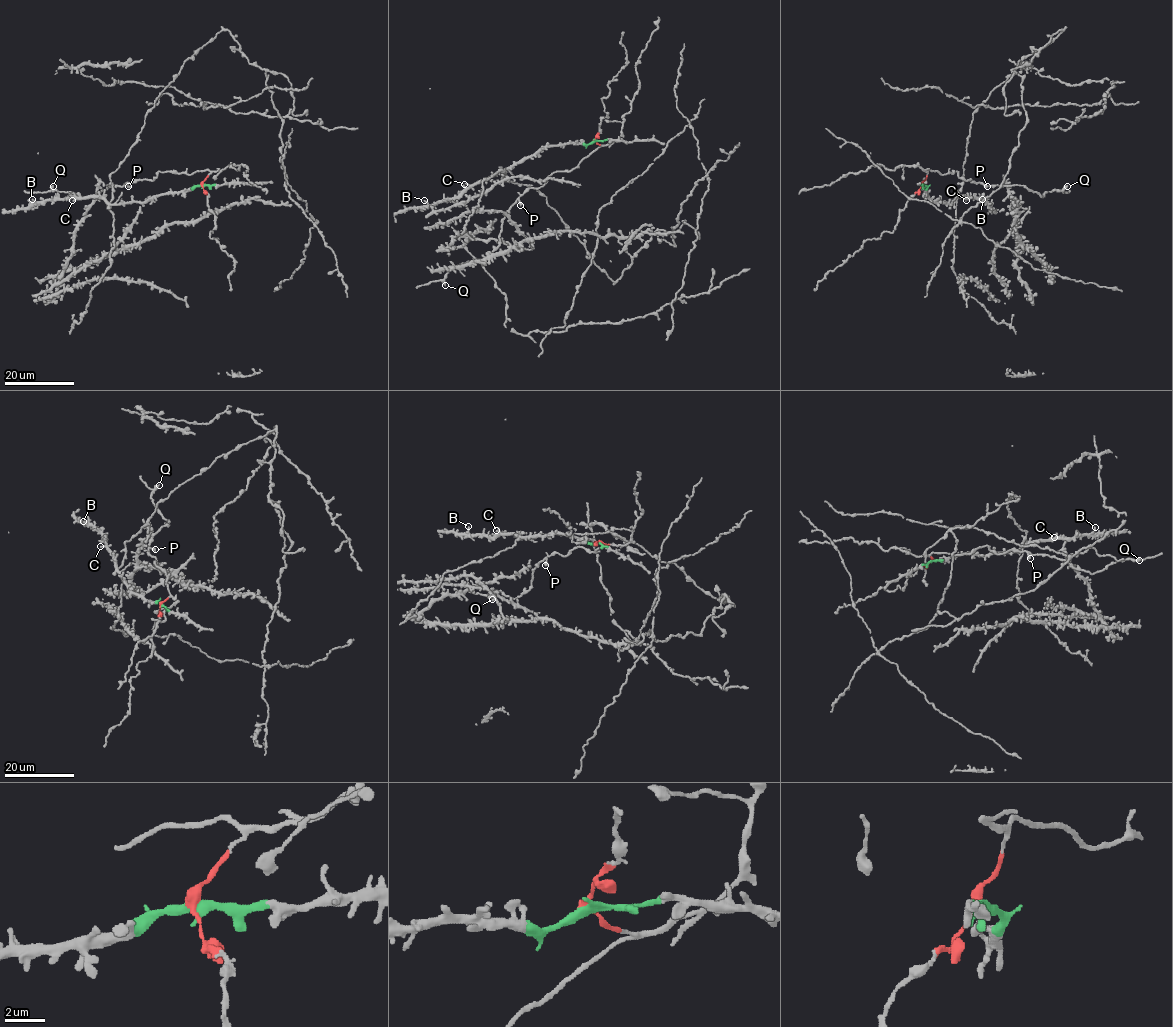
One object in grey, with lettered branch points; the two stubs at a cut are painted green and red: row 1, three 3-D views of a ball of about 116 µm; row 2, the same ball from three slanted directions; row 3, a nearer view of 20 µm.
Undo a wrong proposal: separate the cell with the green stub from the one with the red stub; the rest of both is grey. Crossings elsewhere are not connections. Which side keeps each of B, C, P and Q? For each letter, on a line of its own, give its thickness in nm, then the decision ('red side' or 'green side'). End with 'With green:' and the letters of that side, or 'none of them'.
B: calibre 240 nm; green side
C: calibre 180 nm; green side
P: calibre 500 nm; red side
Q: calibre 440 nm; red side
With green: B, C

